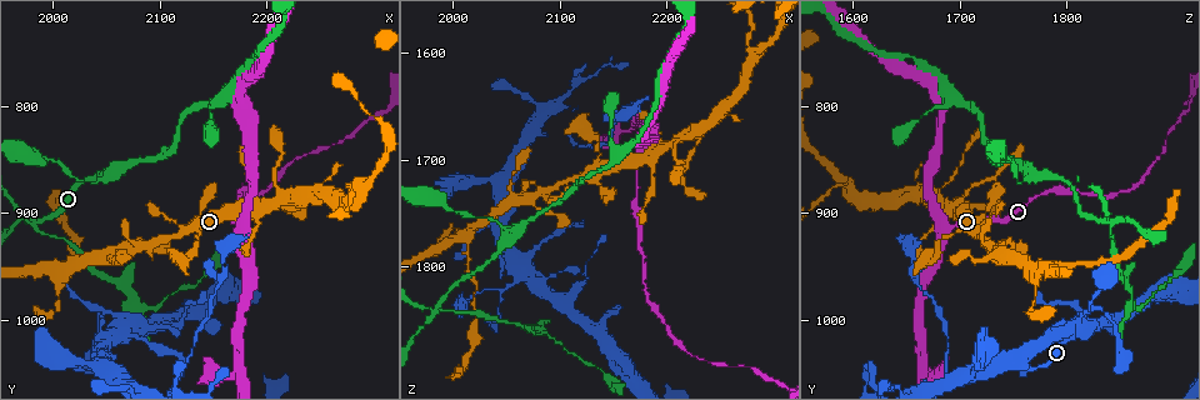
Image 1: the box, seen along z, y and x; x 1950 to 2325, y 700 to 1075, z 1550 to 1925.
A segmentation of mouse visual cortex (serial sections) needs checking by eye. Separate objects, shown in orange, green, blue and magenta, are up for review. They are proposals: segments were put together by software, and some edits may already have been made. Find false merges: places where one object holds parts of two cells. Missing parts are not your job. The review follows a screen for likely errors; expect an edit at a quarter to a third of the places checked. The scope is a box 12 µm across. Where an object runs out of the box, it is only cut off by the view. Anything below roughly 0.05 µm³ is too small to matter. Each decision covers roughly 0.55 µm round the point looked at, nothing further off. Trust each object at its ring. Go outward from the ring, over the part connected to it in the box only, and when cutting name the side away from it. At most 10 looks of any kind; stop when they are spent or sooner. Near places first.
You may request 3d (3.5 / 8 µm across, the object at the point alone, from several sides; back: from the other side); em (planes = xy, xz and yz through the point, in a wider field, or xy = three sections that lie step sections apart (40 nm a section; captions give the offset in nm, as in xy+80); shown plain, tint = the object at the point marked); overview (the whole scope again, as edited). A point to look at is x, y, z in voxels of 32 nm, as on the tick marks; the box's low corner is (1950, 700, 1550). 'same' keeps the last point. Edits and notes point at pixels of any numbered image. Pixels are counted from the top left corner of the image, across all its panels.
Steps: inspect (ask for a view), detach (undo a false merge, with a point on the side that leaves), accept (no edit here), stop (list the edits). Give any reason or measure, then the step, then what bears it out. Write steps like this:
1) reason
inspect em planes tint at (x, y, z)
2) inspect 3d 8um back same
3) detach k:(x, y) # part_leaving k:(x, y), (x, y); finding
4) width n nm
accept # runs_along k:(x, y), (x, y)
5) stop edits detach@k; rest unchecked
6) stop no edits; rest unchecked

looks like a crossing
inspect 3d 3.5um at (1982, 908, 1840)

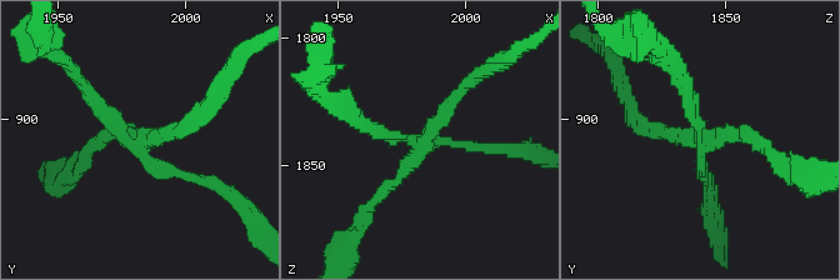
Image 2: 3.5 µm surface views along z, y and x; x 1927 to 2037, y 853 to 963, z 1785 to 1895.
inspect em xy step 3 tint at (1983, 908, 1839)

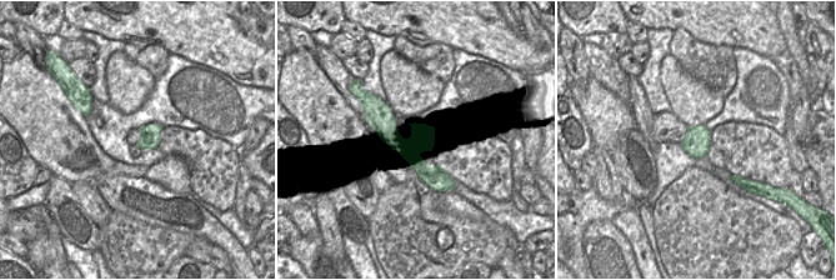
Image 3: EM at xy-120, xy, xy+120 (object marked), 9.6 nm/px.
arm_widths 150, 200, 200, 200 nm
detach 2:(469, 145) # part_leaving 2:(140, 146), (163, 170), (213, 181), (240, 204); a second cell is stuck on

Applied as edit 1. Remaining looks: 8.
redraw
inspect overview

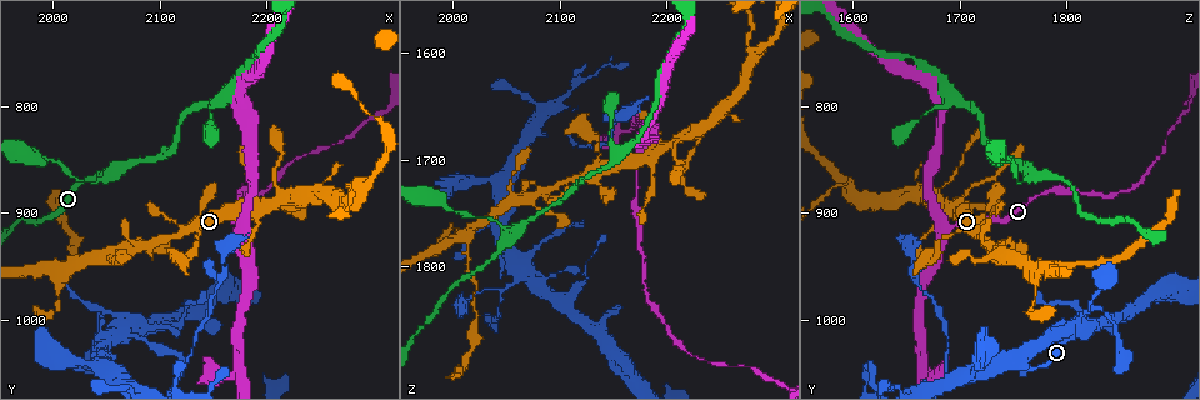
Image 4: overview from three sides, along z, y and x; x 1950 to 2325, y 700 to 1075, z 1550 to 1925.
looks like a crossing
inspect 3d 8um at (2054, 938, 1738)

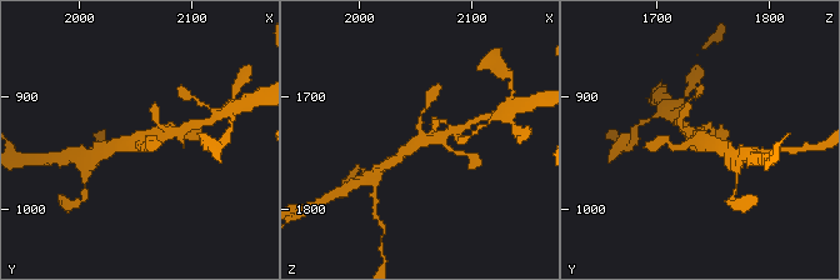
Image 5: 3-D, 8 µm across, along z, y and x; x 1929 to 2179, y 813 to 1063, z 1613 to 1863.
inspect 3d 3.5um at (2054, 936, 1736)

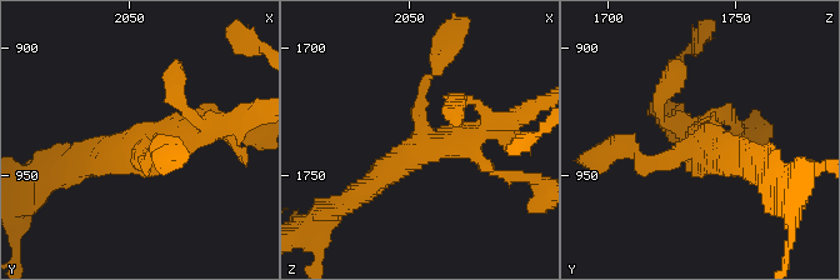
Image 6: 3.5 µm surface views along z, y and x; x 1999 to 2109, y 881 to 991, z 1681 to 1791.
arms 4; arm_widths 200, 200, 300, 300 nm
inspect em xy step 2 tint at (2055, 938, 1738)

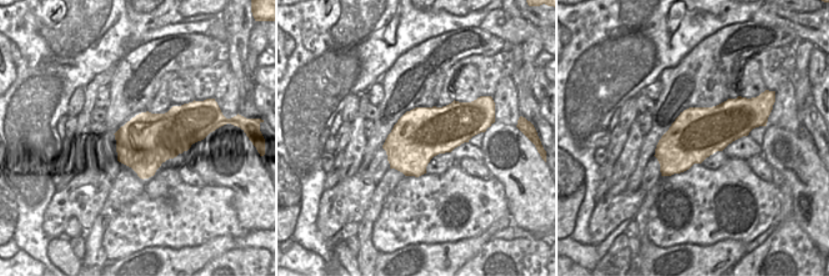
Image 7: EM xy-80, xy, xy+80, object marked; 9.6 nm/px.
accept # runs_along 6:(501, 123), (424, 145), (359, 193); continuous, no second cell

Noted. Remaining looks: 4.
sudden change in width
inspect 3d 3.5um at (2006, 978, 1770)

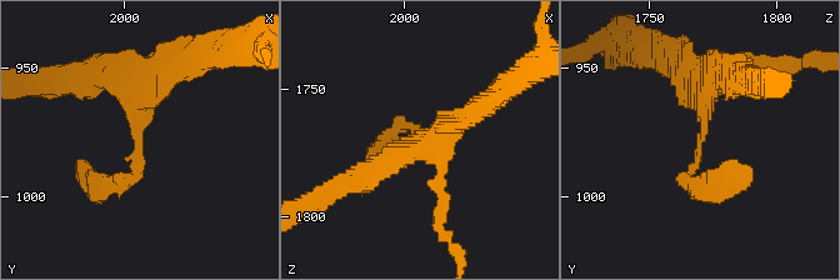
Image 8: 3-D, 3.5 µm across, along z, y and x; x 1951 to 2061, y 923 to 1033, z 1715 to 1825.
arm_widths 150, 400 nm; need the tissue
inspect em xy step 3 tint at (2005, 981, 1771)

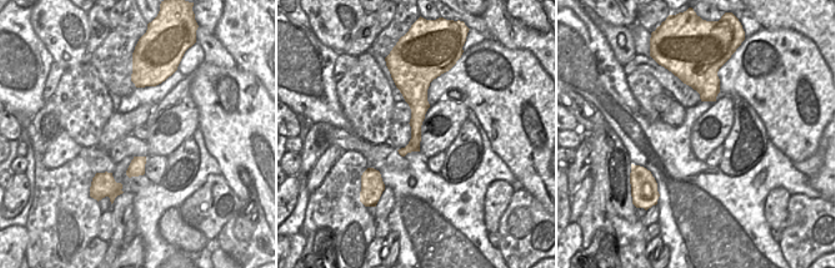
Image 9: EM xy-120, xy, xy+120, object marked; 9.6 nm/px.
accept # runs_along 9:(409, 83), (415, 140), (403, 152); one cell here

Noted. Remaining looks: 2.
thin arm on a thick one
inspect 3d 8um at (2068, 1008, 1810)

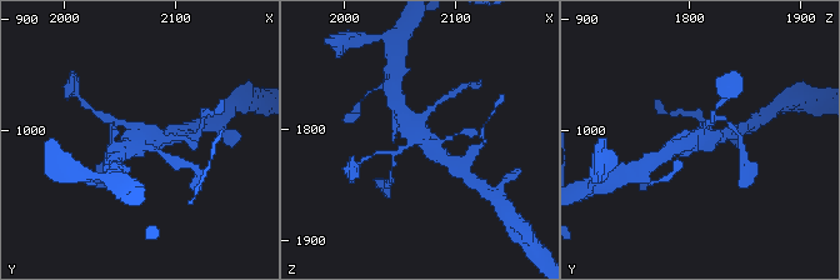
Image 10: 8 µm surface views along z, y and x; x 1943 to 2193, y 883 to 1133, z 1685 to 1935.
need the tissue
inspect em xy step 3 tint at (2072, 1008, 1808)

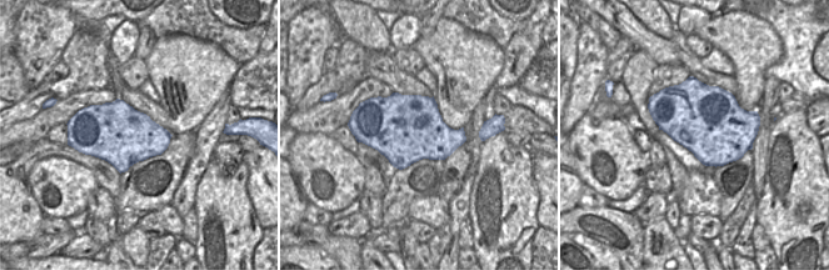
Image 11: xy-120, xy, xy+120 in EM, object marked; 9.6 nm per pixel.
accept # runs_along 10:(399, 113), (449, 161); all the same cell

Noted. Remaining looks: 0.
stop edits detach@2; rest unchecked

